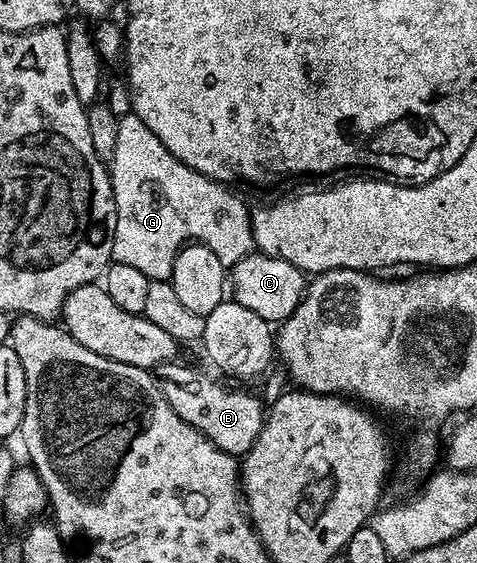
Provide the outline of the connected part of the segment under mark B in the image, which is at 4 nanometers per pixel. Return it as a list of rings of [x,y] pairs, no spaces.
[[[177,360],[165,361],[163,365],[154,366],[152,370],[164,399],[168,399],[168,407],[172,407],[172,411],[176,411],[176,415],[180,415],[184,423],[196,427],[196,431],[200,431],[209,441],[216,443],[220,451],[241,458],[254,446],[262,430],[263,398],[258,395],[253,397],[242,389],[229,389],[198,369],[178,364]]]

